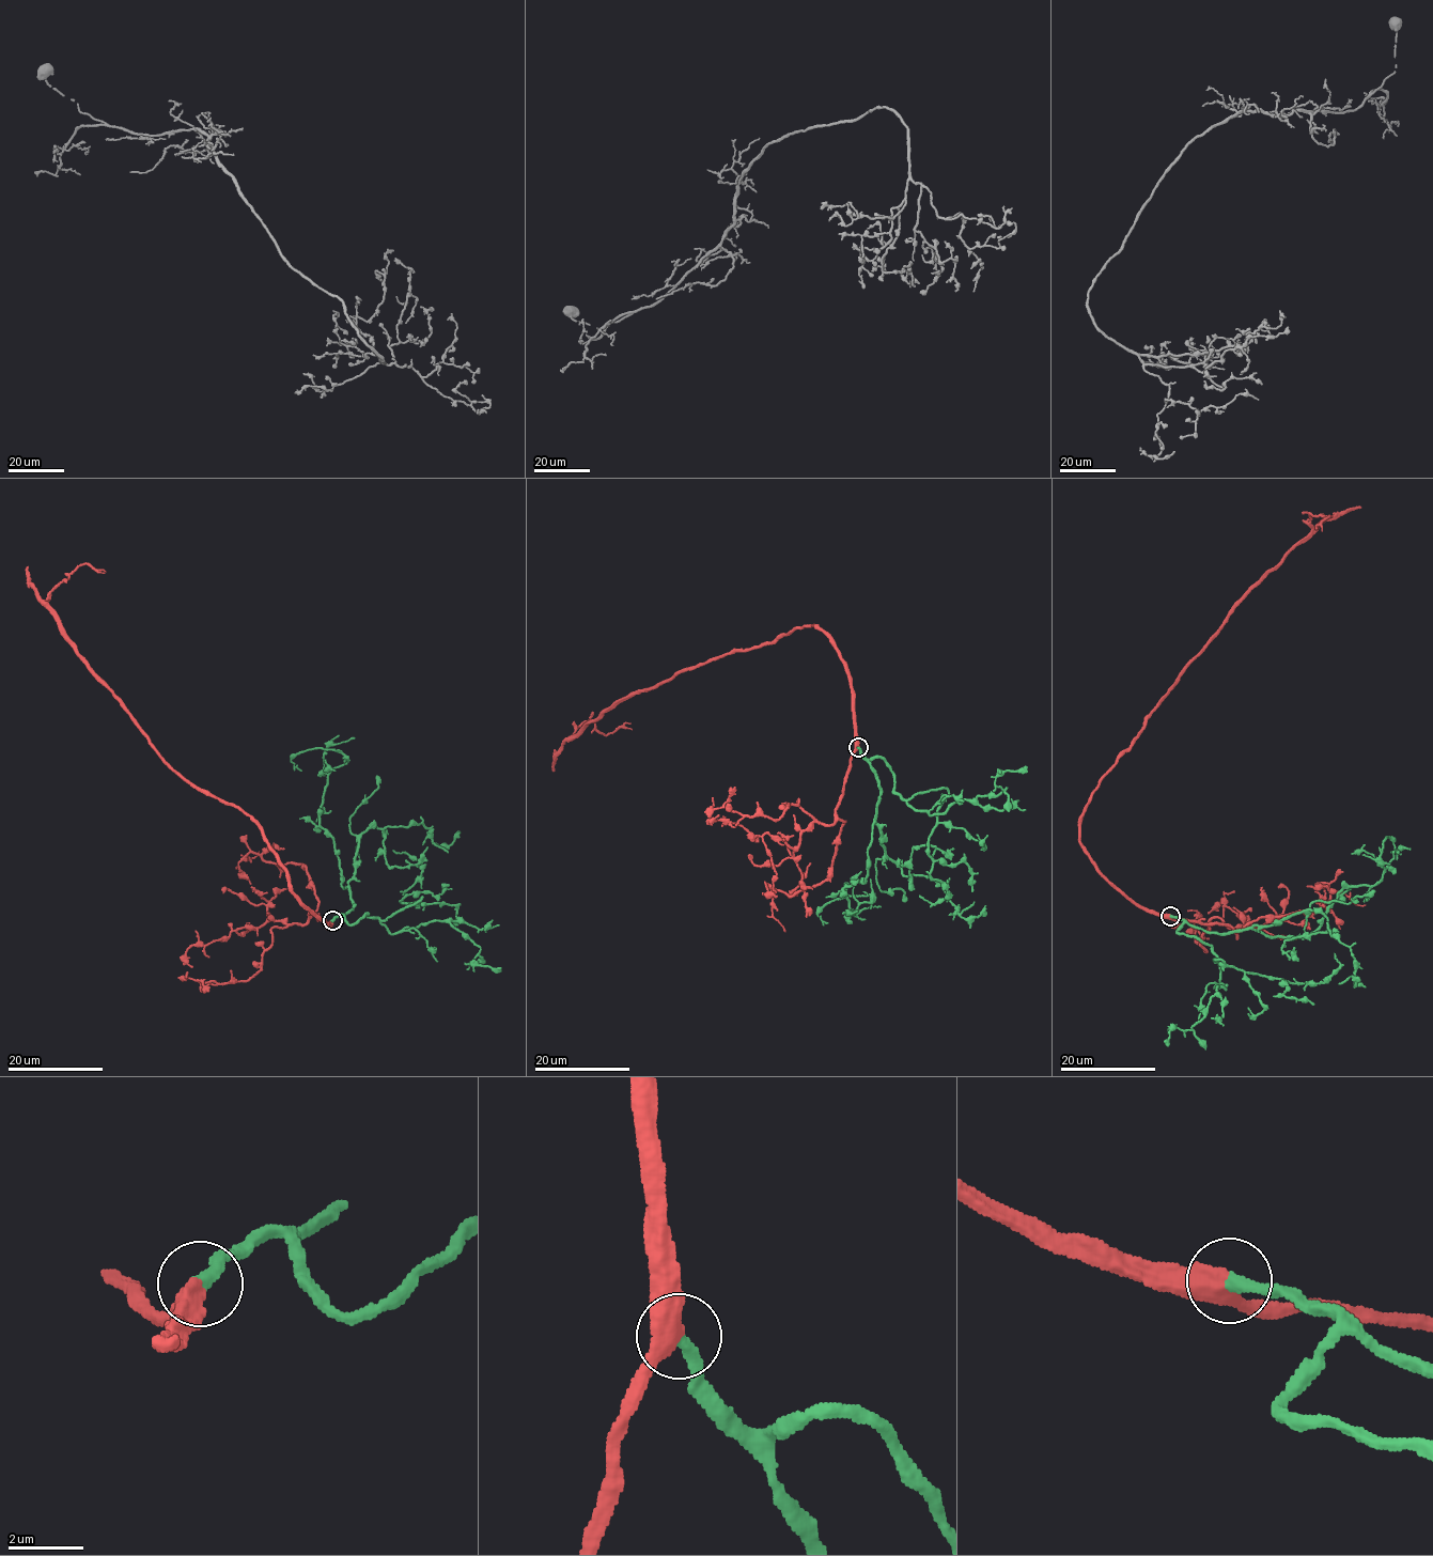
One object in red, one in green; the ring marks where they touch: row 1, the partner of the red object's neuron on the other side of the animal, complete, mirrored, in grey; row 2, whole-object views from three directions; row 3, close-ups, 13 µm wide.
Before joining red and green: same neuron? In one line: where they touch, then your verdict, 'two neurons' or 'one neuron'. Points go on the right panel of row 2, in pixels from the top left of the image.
(1170, 916) | one neuron

